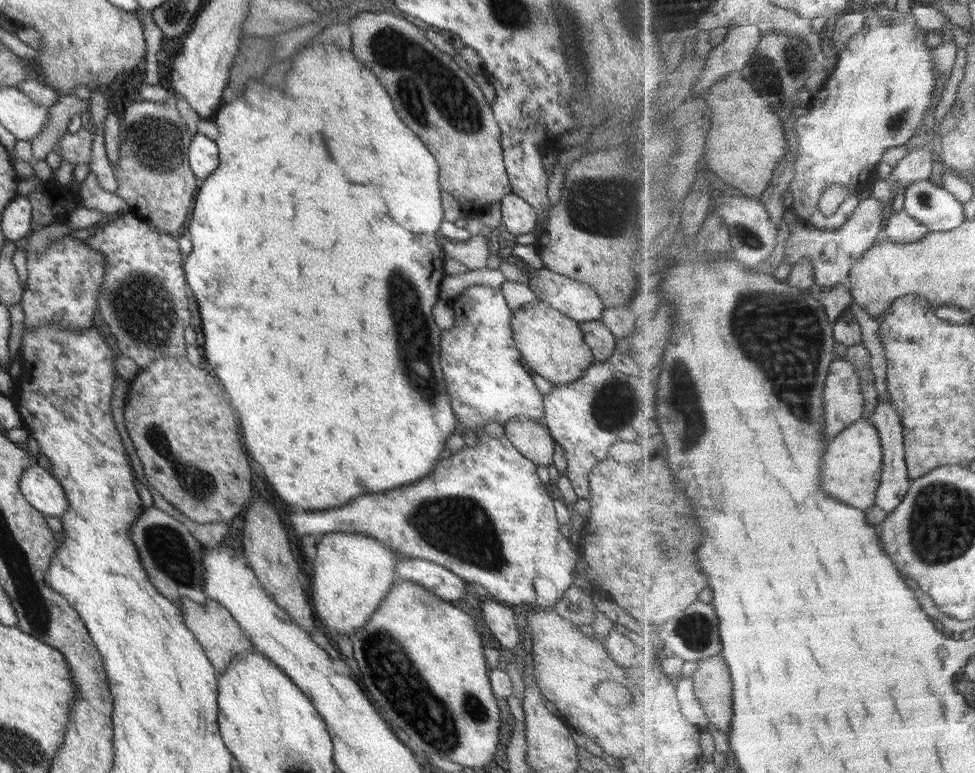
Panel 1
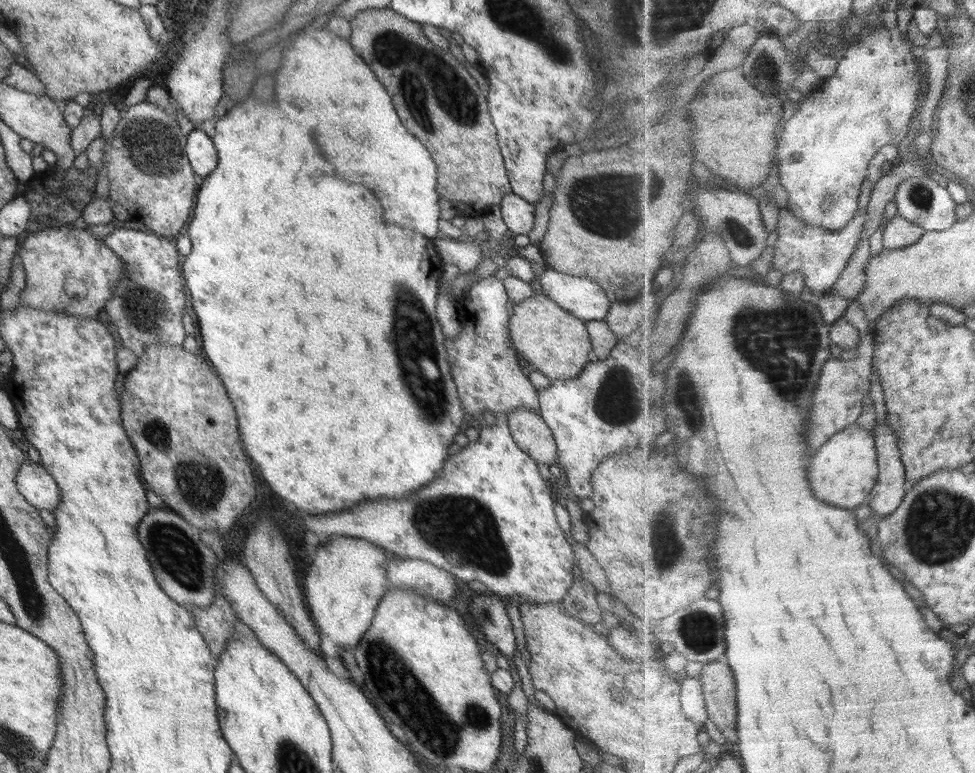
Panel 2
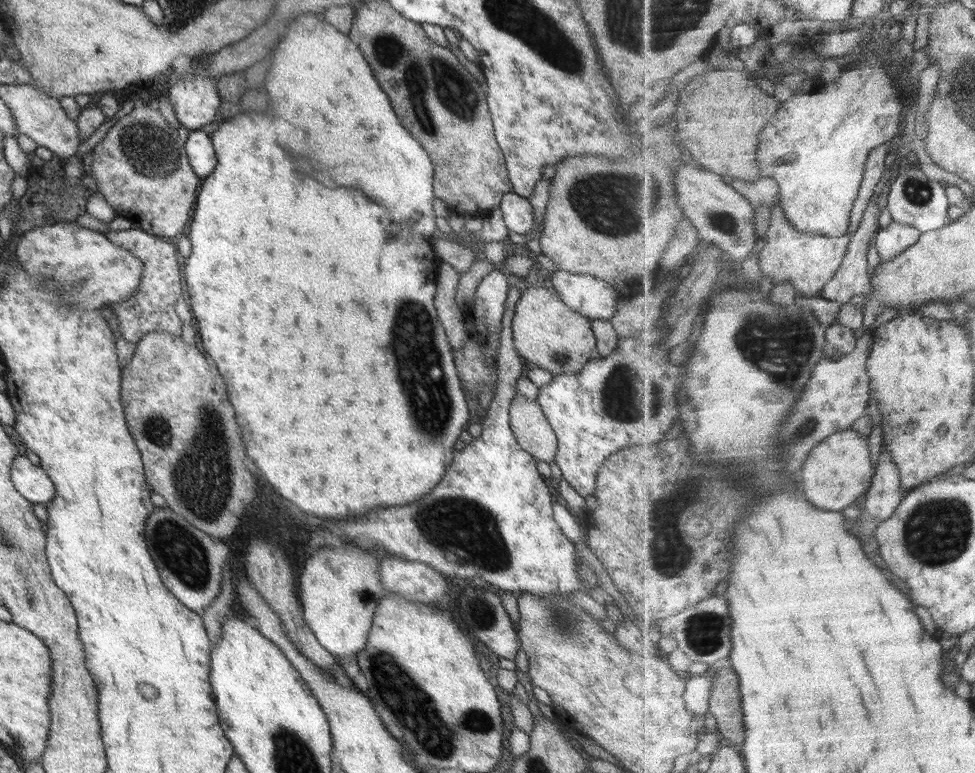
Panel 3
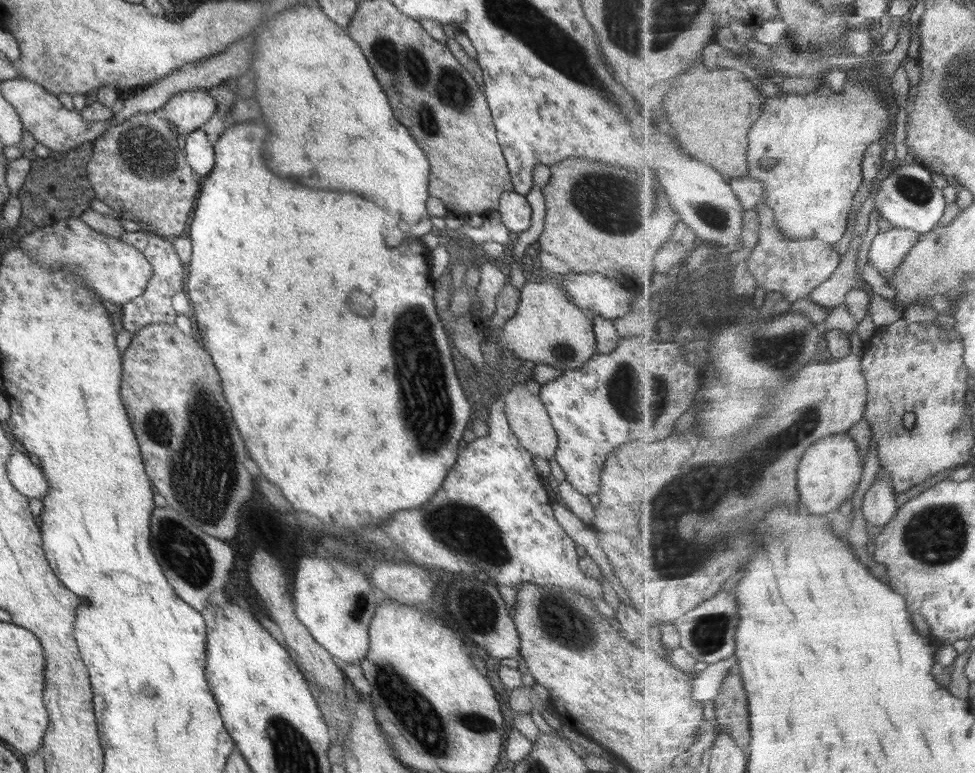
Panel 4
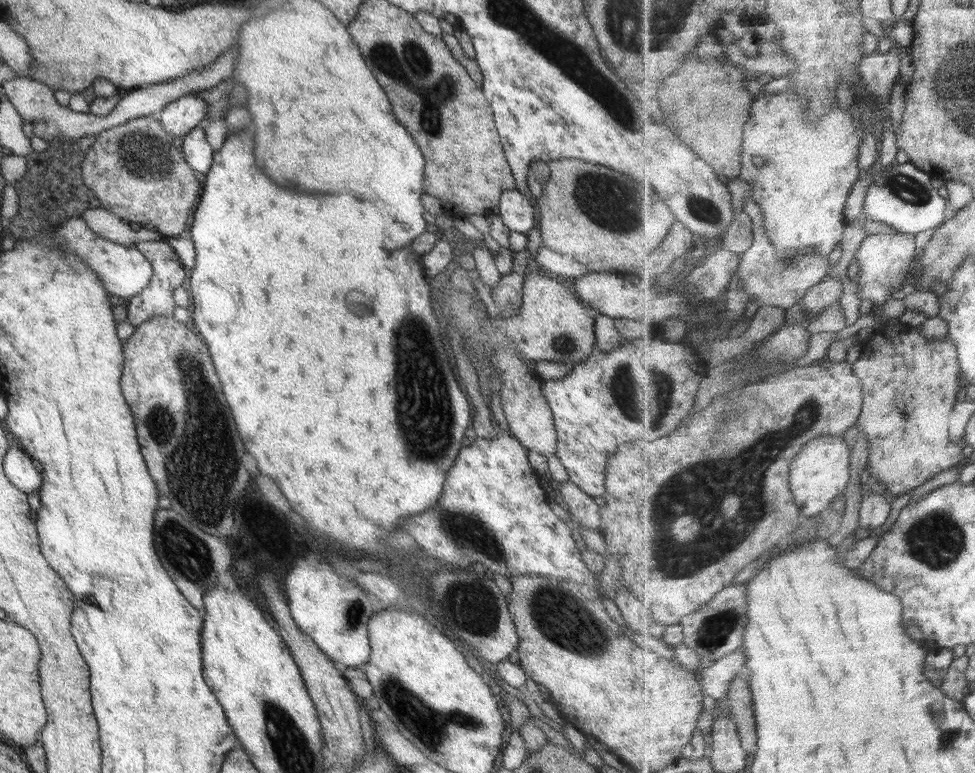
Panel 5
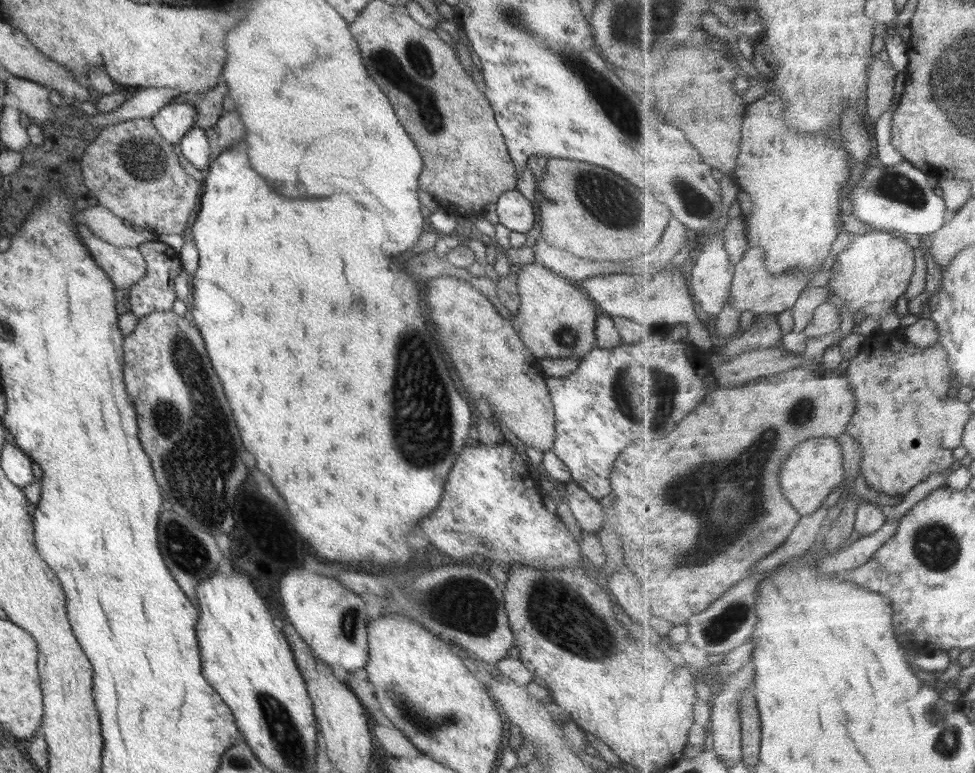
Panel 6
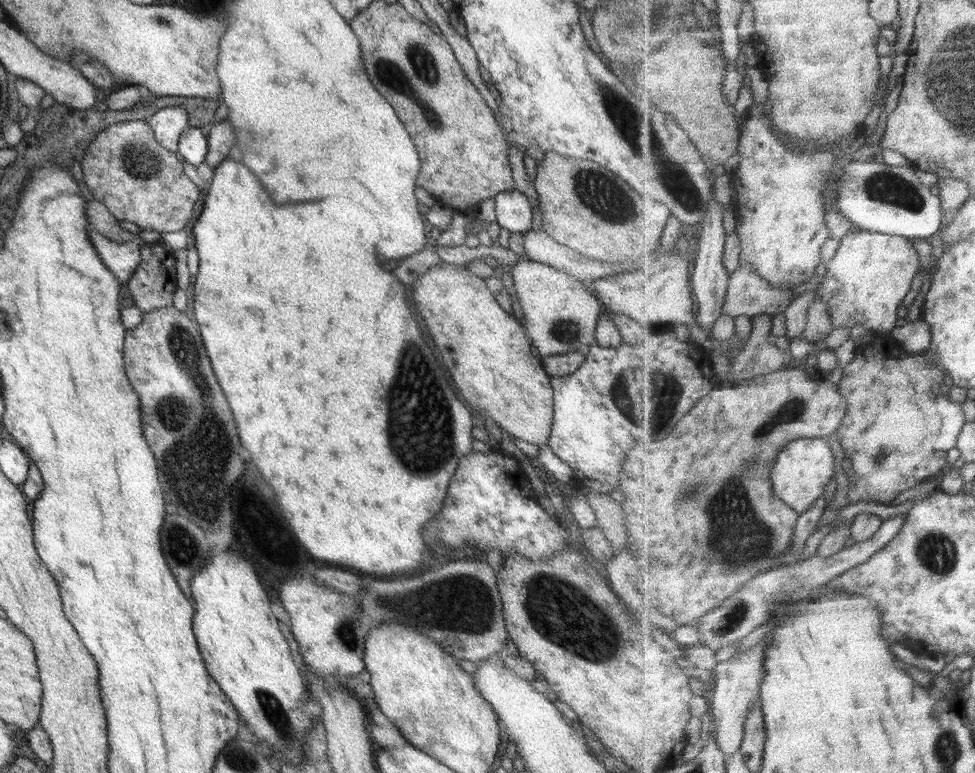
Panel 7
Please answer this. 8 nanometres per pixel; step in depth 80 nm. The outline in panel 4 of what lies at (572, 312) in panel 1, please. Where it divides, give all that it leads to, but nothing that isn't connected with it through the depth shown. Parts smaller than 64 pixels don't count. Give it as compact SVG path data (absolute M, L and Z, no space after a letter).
M571 271L562 275L561 286L577 308L610 321L623 316L629 310L632 298L643 291L629 292L616 280L597 273Z

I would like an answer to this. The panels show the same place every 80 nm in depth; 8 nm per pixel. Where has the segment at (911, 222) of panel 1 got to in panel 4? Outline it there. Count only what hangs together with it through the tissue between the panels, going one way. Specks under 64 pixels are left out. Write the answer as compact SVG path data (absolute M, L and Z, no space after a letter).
M897 227L877 233L868 251L867 262L871 263L883 278L890 279L895 274L896 268L902 265L903 260L918 243L920 235L917 231Z

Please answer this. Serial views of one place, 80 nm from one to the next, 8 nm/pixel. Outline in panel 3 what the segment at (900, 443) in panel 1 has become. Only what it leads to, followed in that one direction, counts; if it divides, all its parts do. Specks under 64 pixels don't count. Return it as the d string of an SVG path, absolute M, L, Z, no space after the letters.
M881 444L879 458L873 483L866 495L865 515L880 522L894 515L906 493L903 492L899 468L885 444Z

